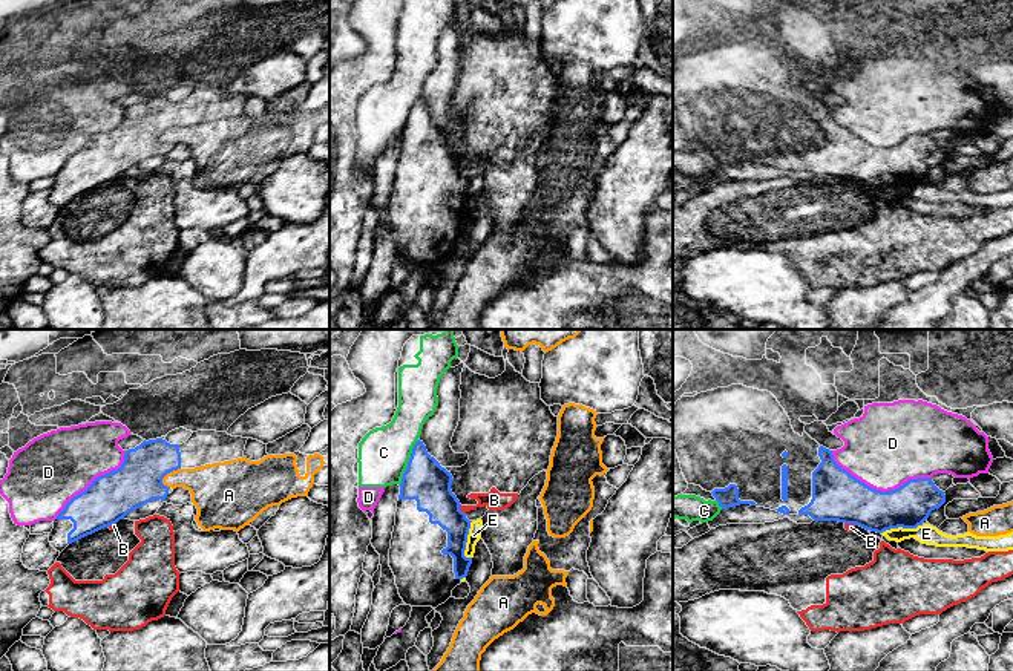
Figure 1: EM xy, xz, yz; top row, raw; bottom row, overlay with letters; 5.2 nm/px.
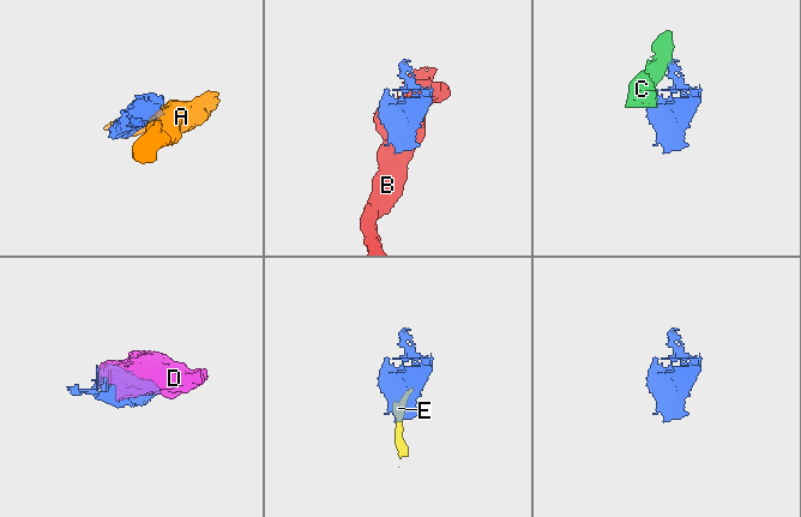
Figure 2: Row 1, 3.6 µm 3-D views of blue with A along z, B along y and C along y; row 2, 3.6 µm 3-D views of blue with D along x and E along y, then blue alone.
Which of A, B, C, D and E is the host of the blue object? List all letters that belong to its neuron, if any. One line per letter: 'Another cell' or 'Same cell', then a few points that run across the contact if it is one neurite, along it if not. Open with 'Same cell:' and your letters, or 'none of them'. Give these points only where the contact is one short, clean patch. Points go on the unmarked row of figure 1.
Same cell: none of them
A: Another cell
B: Another cell
C: Another cell
D: Another cell
E: Another cell. Line: xz (472, 178), (468, 187), (466, 215)

